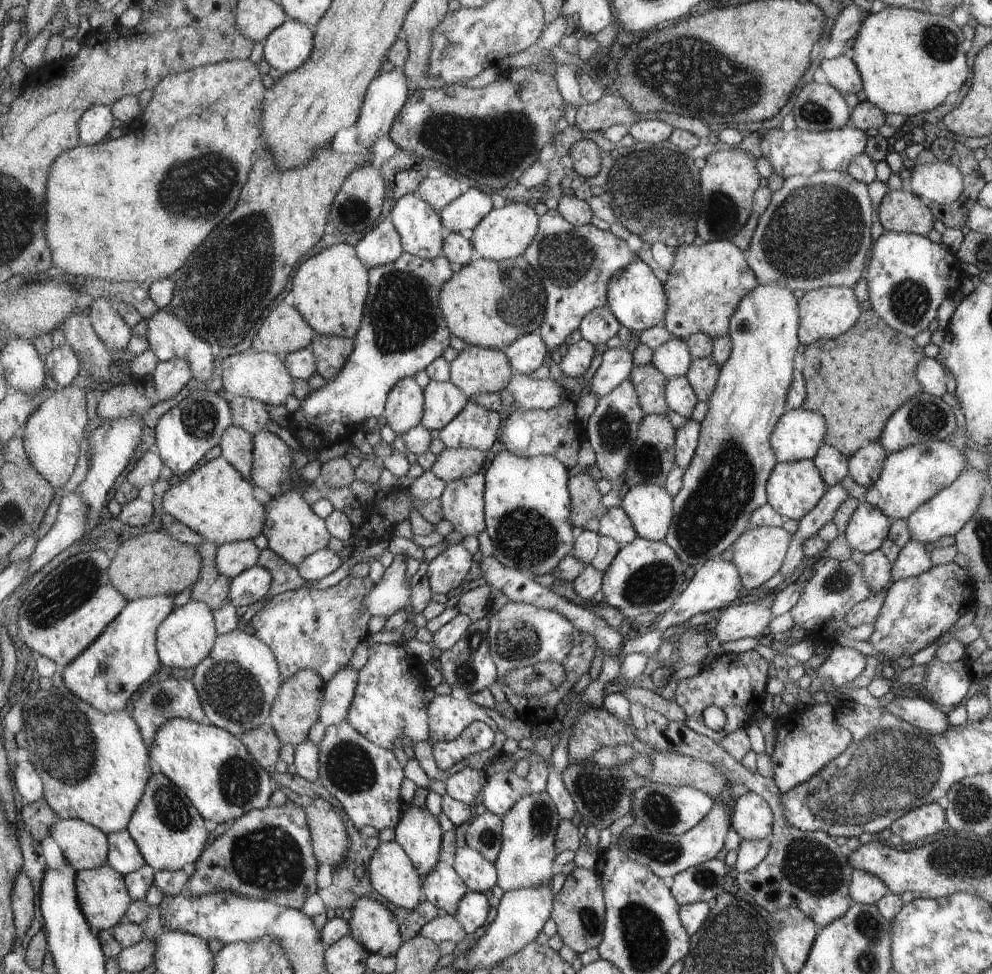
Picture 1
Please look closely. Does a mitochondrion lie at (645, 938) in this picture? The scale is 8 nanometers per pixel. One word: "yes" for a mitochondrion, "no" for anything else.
yes

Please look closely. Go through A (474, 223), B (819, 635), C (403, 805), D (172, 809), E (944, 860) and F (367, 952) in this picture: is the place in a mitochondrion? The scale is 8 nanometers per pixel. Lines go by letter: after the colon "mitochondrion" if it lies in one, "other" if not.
A: other
B: other
C: other
D: mitochondrion
E: mitochondrion
F: other

